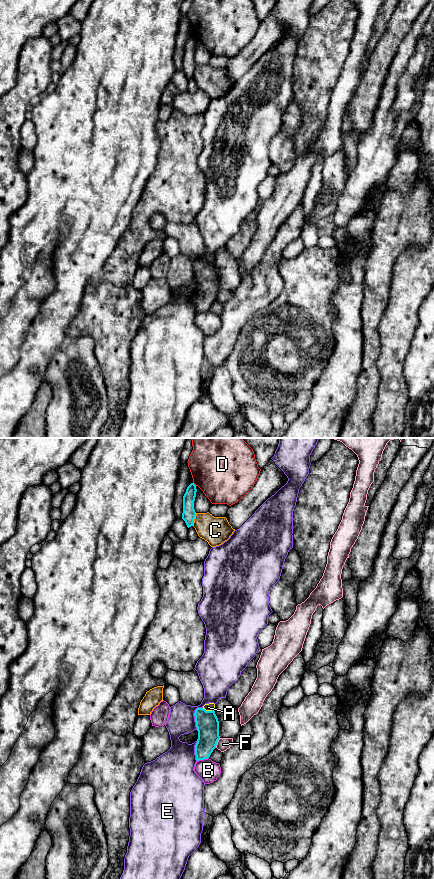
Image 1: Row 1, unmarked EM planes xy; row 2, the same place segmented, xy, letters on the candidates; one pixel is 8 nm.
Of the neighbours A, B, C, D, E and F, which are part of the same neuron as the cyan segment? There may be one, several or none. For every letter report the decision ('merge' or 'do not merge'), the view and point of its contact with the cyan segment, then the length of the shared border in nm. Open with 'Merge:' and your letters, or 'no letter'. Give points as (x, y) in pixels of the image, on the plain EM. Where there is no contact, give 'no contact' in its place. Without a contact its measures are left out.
Merge: no letter
A: do not merge | xy (208, 263) | 100 nm
B: do not merge | xy (202, 311) | 100 nm
C: do not merge | xy (193, 71) | 110 nm
D: do not merge | xy (194, 36) | 40 nm
E: do not merge | xy (194, 267) | 190 nm
F: do not merge | xy (216, 295) | 90 nm

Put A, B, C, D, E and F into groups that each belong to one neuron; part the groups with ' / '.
A / B / C / D / E / F

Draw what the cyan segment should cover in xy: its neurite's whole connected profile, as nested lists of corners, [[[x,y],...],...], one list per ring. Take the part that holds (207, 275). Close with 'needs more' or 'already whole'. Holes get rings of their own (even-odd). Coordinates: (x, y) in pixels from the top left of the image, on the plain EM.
[[[197,260],[194,265],[198,291],[195,297],[196,312],[208,311],[216,300],[219,288],[219,273],[215,263]]]; already whole

